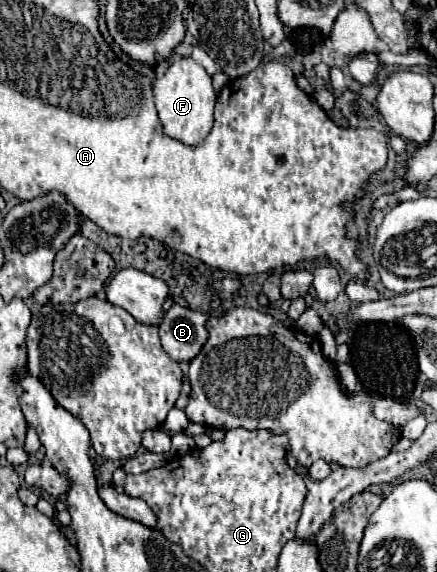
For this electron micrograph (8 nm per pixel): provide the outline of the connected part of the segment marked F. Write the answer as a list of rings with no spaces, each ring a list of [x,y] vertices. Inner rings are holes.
[[[181,58],[179,62],[173,62],[165,76],[155,80],[153,96],[163,132],[169,138],[175,138],[187,146],[197,146],[205,140],[213,126],[213,106],[217,96],[211,86],[211,76],[201,64],[197,64],[193,58]]]

